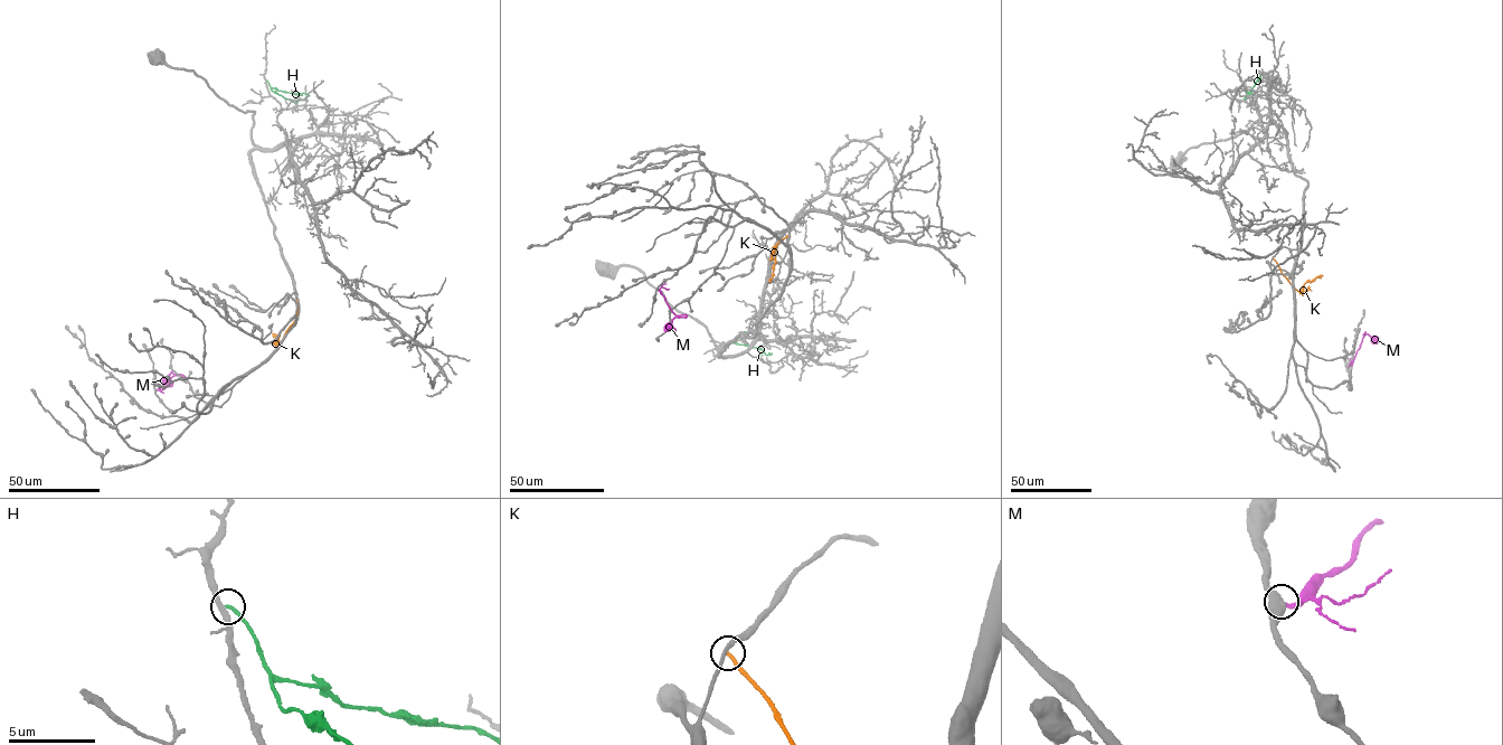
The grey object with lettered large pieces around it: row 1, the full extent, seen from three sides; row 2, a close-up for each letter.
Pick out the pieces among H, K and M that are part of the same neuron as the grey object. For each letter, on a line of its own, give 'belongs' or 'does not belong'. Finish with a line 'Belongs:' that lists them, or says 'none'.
H: does not belong
K: does not belong
M: does not belong
Belongs: none

